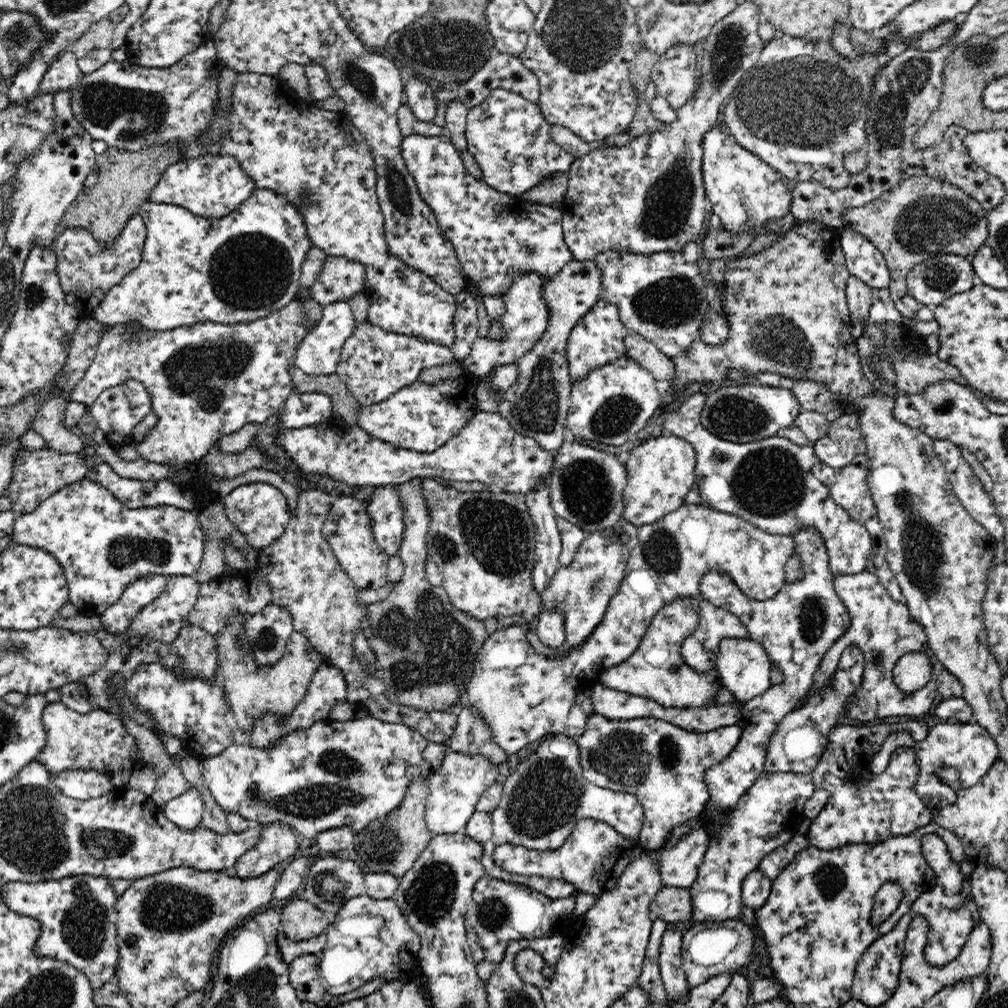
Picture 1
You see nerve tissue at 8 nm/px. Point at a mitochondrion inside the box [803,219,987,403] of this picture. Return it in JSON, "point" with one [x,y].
{"point":[939,276]}

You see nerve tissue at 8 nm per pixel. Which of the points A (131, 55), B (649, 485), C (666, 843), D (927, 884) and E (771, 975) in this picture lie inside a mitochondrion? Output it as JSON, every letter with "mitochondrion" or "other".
{"A":"other","B":"other","C":"other","D":"other","E":"other"}

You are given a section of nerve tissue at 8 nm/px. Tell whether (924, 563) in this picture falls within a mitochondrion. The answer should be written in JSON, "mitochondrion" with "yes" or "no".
{"mitochondrion":"yes"}

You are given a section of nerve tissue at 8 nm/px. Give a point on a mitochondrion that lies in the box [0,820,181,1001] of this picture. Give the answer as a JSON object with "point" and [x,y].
{"point":[84,922]}

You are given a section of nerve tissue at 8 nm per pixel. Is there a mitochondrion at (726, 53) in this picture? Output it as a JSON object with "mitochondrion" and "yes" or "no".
{"mitochondrion":"yes"}

